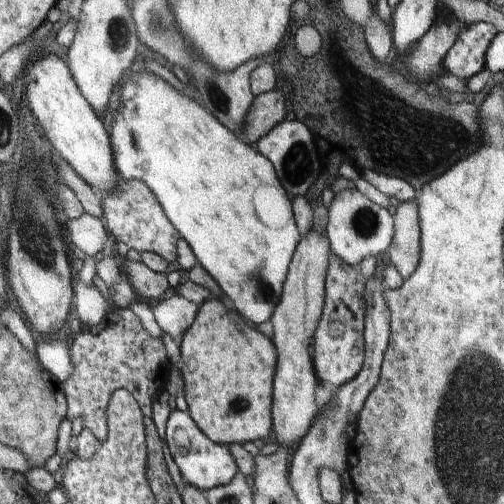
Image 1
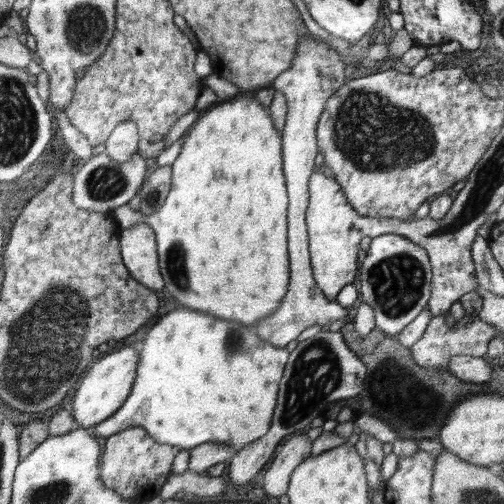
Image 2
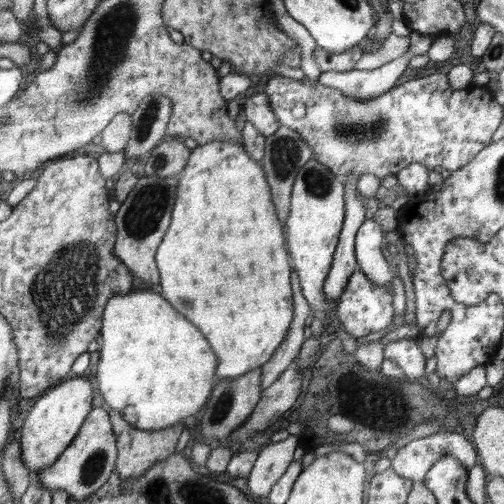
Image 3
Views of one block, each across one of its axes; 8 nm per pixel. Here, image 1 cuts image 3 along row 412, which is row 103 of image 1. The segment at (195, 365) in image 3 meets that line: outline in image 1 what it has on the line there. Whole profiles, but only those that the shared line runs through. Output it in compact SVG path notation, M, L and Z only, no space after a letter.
M127 72L117 90L119 108L113 114L109 136L117 180L139 180L151 188L167 220L189 244L197 264L207 270L231 300L229 306L251 326L267 322L283 292L289 262L301 240L291 210L291 196L277 180L273 164L237 134L227 130L197 100L185 98L159 76L149 72Z

